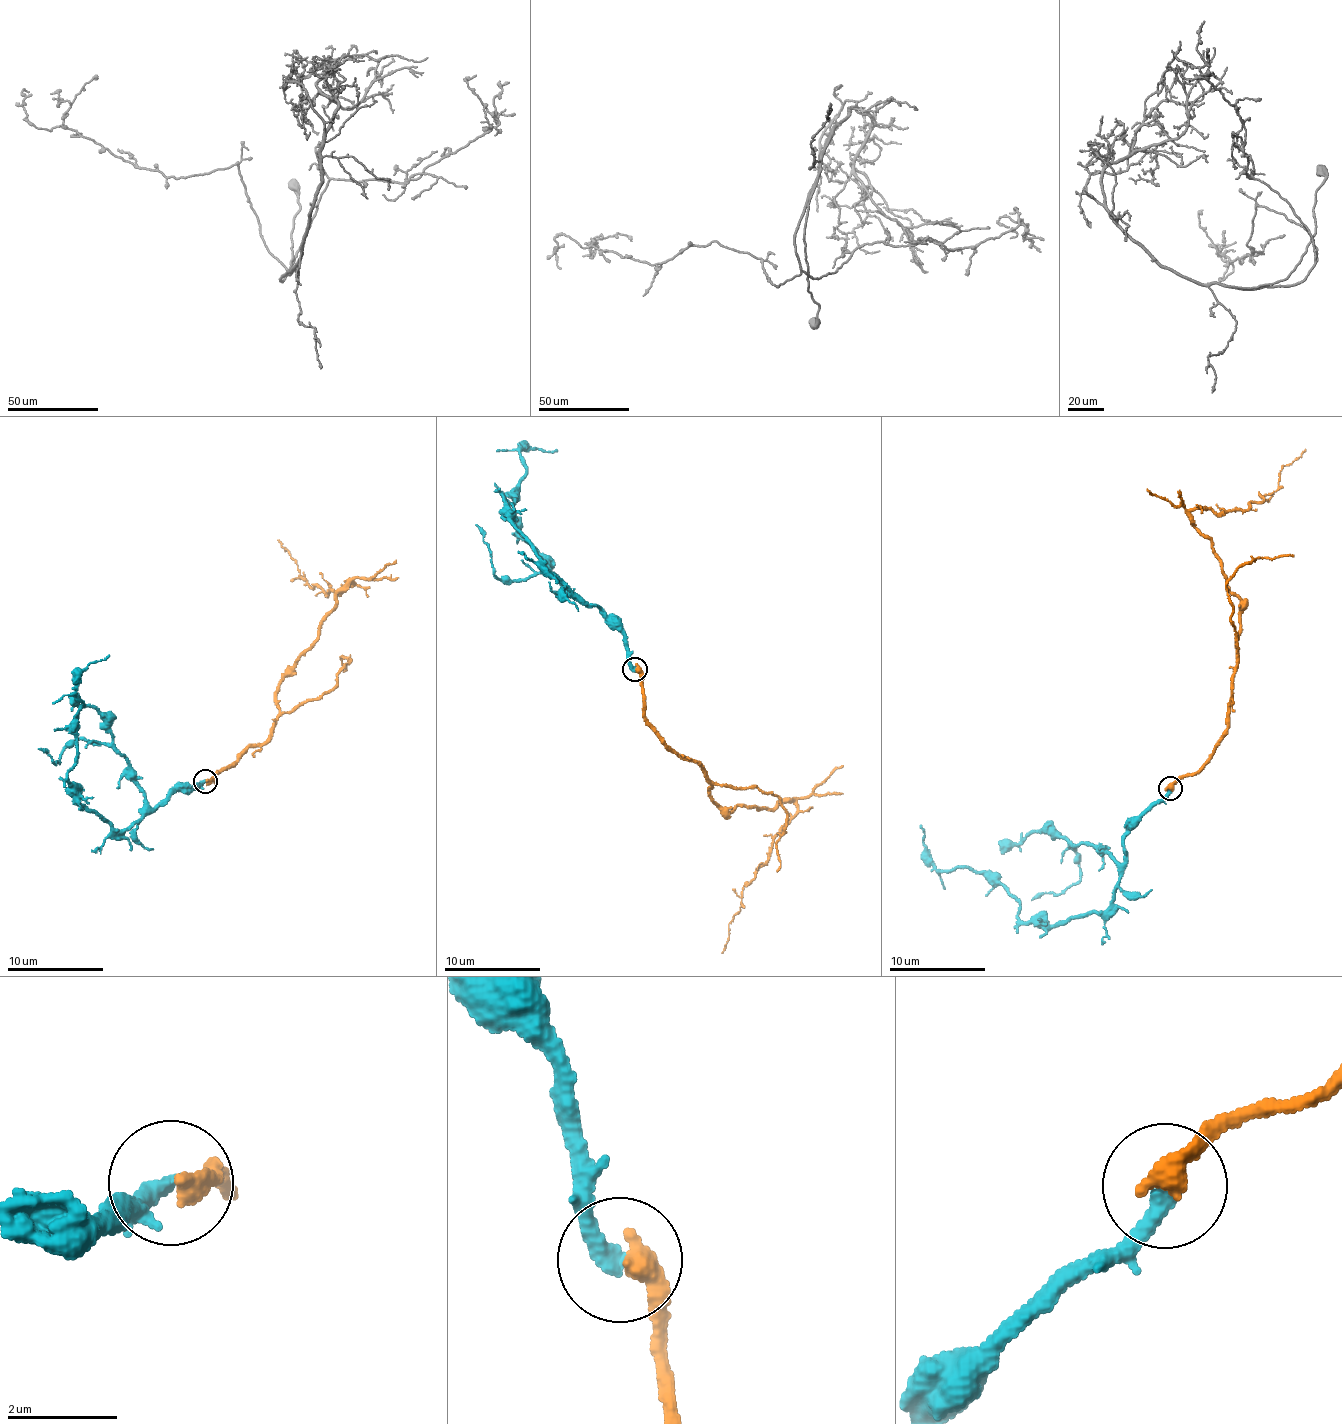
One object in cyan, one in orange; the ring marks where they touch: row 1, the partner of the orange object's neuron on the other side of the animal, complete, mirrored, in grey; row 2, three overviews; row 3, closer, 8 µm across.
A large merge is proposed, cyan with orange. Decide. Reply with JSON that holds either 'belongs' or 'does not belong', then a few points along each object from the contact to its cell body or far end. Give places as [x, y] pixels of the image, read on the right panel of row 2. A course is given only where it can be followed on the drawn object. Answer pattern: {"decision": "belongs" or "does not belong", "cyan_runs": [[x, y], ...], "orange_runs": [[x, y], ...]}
{"decision": "does not belong", "cyan_runs": [[1169, 788], [1123, 841], [1105, 911], [1052, 925], [1021, 920], [1009, 891], [982, 873], [936, 868], [919, 824]], "orange_runs": [[1169, 787], [1227, 726], [1241, 602], [1193, 510], [1248, 508], [1305, 449]]}

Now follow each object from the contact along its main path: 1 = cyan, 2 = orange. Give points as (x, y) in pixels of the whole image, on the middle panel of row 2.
1: (634, 669), (625, 639), (543, 567), (503, 498), (515, 501), (526, 471), (519, 449), (558, 450)
2: (636, 669), (643, 715), (667, 746), (700, 765), (712, 802), (727, 811), (795, 805), (743, 889), (721, 952)

